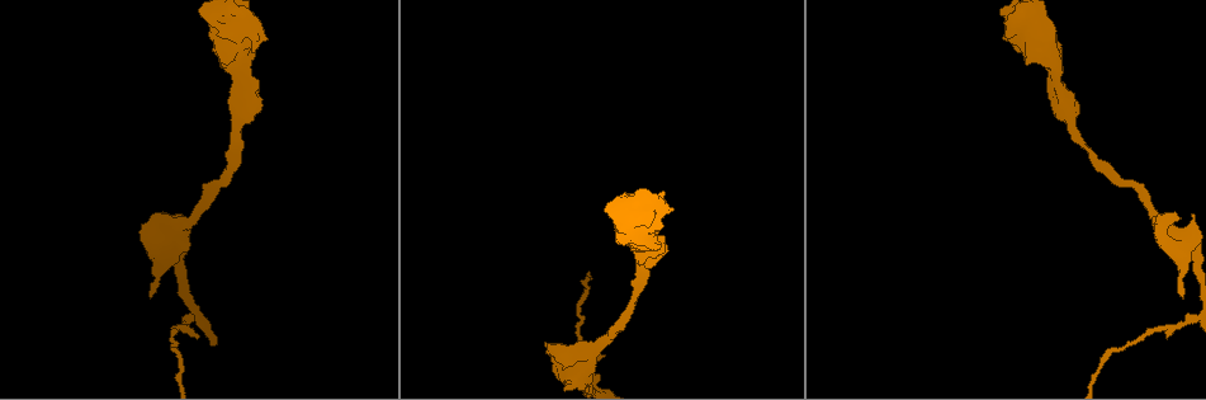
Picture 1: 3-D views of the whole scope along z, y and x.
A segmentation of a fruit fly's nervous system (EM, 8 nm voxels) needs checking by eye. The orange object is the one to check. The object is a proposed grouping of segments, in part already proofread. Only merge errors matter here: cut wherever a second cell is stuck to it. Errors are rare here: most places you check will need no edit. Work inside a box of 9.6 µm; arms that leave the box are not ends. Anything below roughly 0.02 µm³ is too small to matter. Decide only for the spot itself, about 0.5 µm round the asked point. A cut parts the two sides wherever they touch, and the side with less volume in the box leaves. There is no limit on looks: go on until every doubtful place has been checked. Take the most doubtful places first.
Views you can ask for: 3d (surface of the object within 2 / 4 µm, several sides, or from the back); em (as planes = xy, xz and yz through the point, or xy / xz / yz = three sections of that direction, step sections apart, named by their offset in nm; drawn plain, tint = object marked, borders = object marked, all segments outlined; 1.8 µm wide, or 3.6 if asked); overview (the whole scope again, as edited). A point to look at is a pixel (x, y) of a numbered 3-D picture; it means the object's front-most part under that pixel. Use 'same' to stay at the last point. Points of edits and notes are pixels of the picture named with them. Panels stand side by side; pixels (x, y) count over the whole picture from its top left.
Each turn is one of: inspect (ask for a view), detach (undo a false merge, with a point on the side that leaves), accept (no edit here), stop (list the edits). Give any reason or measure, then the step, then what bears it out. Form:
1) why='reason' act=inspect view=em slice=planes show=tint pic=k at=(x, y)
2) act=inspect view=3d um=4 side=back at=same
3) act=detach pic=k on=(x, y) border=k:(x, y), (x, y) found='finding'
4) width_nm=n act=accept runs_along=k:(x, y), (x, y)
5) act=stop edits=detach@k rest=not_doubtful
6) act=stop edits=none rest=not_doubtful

why='thick turns thin' act=inspect view=em um=3.6 slice=planes show=tint pic=1 at=(641, 226)

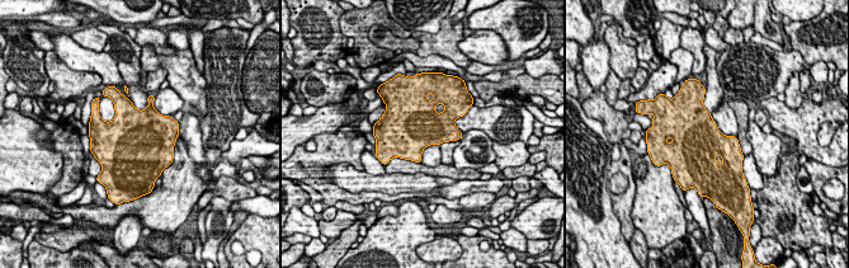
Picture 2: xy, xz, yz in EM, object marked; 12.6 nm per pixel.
act=accept found='all the same cell'

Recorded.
why='thick turns thin' act=inspect view=em um=3.6 slice=xy step=16 show=tint pic=1 at=(1181, 263)

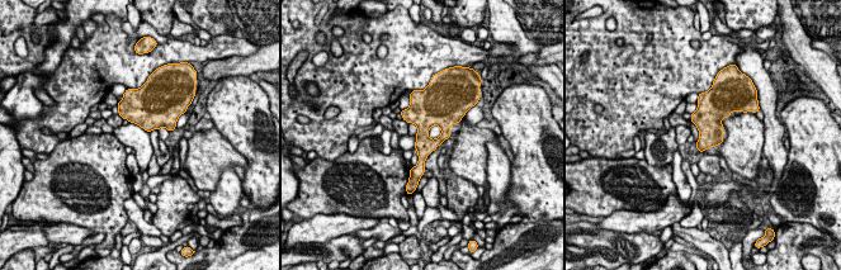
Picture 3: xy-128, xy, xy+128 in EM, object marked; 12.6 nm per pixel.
why='another direction' act=inspect view=em um=3.6 slice=planes show=tint at=same

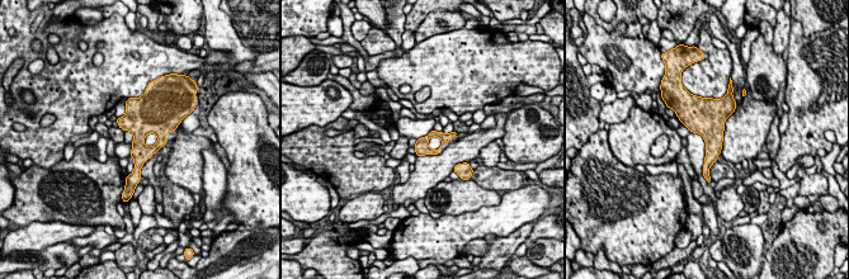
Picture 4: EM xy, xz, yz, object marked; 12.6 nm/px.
act=accept found='all the same cell'

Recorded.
why='calibre changes' act=inspect view=3d um=4 side=back pic=1 at=(211, 12)

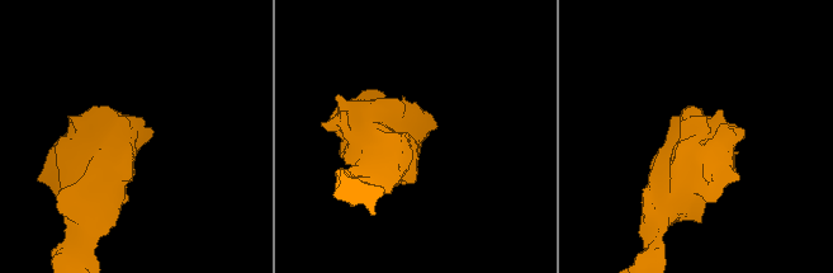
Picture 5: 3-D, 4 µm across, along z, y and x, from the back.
arm_widths_nm=320,750 act=inspect view=em um=3.6 slice=yz step=8 show=tint pic=5 at=(129, 134)

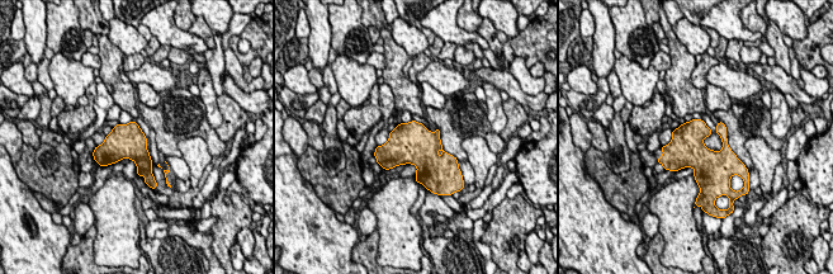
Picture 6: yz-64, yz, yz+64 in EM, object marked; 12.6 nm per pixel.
why='another direction' act=inspect view=em um=3.6 slice=planes show=tint at=same

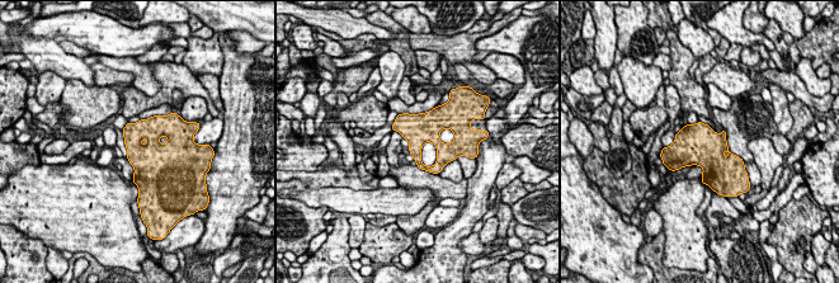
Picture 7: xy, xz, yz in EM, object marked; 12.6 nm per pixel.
act=accept found='one cell here'

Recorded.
act=stop edits=none rest=not_doubtful

